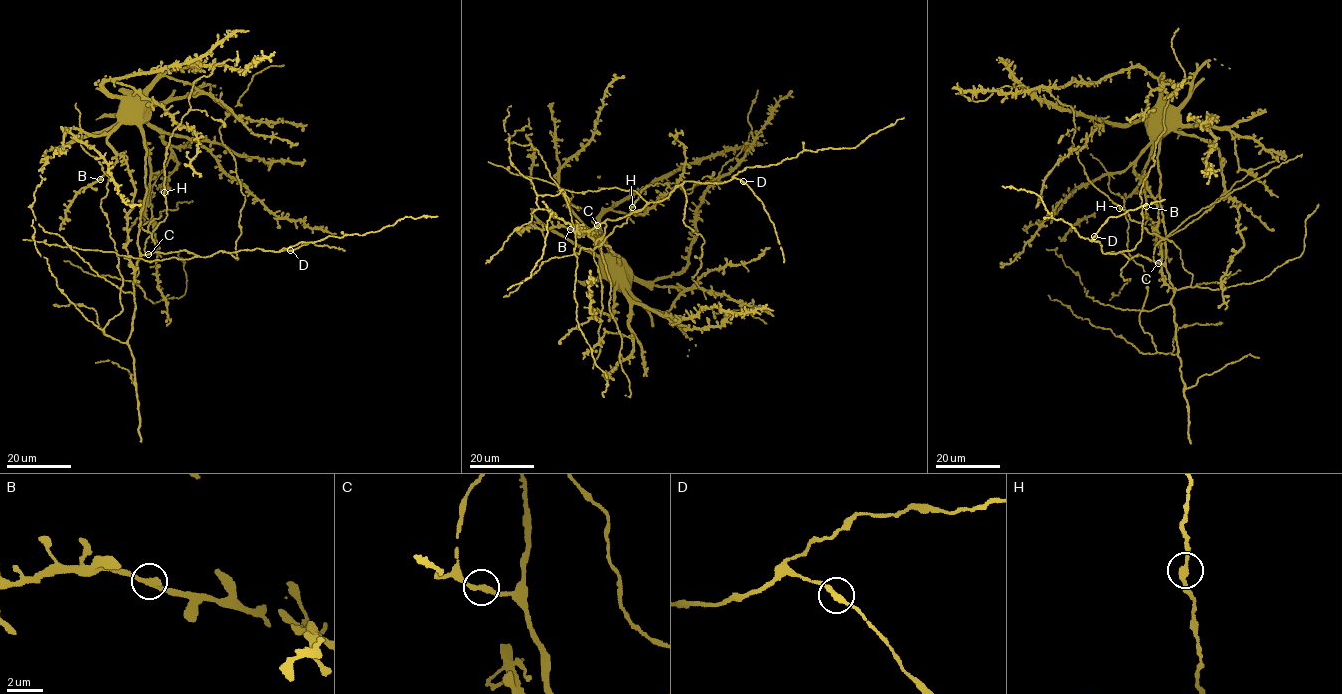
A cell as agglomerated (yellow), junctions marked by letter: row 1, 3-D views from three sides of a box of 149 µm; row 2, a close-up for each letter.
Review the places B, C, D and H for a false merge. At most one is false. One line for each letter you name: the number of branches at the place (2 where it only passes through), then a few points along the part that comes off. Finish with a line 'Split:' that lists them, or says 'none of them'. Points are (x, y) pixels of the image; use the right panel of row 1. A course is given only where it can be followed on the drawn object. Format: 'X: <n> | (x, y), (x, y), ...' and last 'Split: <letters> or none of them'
Split: none of them

